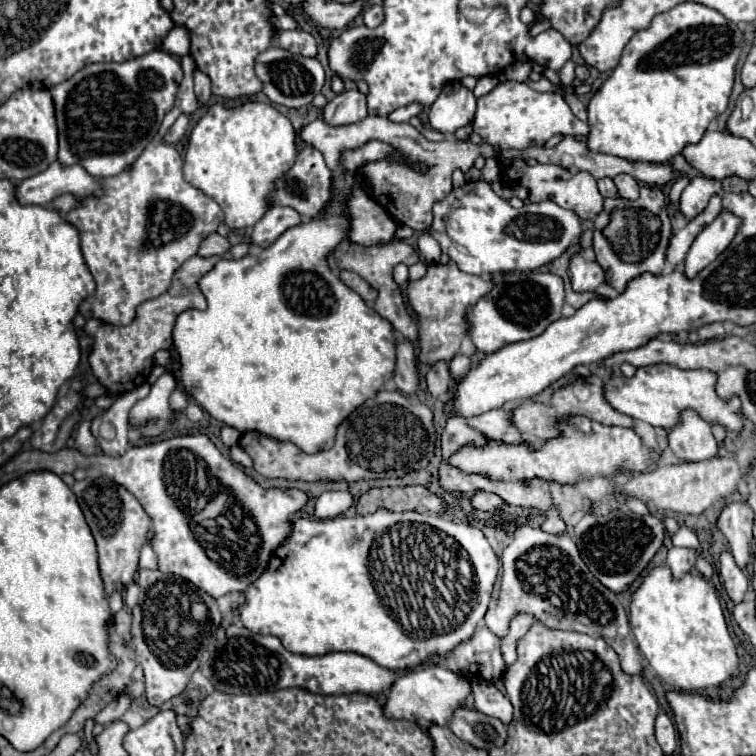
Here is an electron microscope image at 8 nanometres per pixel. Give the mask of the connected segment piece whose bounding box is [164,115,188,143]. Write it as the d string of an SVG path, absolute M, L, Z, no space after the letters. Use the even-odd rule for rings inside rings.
M180 115L180 117L176 119L176 123L168 129L168 133L166 133L164 139L166 139L168 143L176 143L176 141L180 141L180 139L184 137L186 129L188 129L188 117L186 117L186 115Z

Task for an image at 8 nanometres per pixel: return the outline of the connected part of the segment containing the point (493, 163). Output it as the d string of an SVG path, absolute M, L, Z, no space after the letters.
M488 158L485 160L485 165L482 169L482 178L488 183L500 180L502 171L502 166L498 160Z

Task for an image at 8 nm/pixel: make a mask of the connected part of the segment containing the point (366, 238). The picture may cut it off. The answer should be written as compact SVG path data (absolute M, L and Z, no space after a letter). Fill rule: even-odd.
M354 187L350 197L346 199L346 215L348 215L348 237L354 243L360 245L374 245L374 243L388 243L394 239L394 231L396 231L396 221L360 187Z

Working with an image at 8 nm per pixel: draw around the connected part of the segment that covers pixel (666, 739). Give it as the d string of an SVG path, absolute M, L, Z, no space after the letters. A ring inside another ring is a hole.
M660 713L656 717L656 739L658 739L664 753L676 751L676 729L666 713Z

